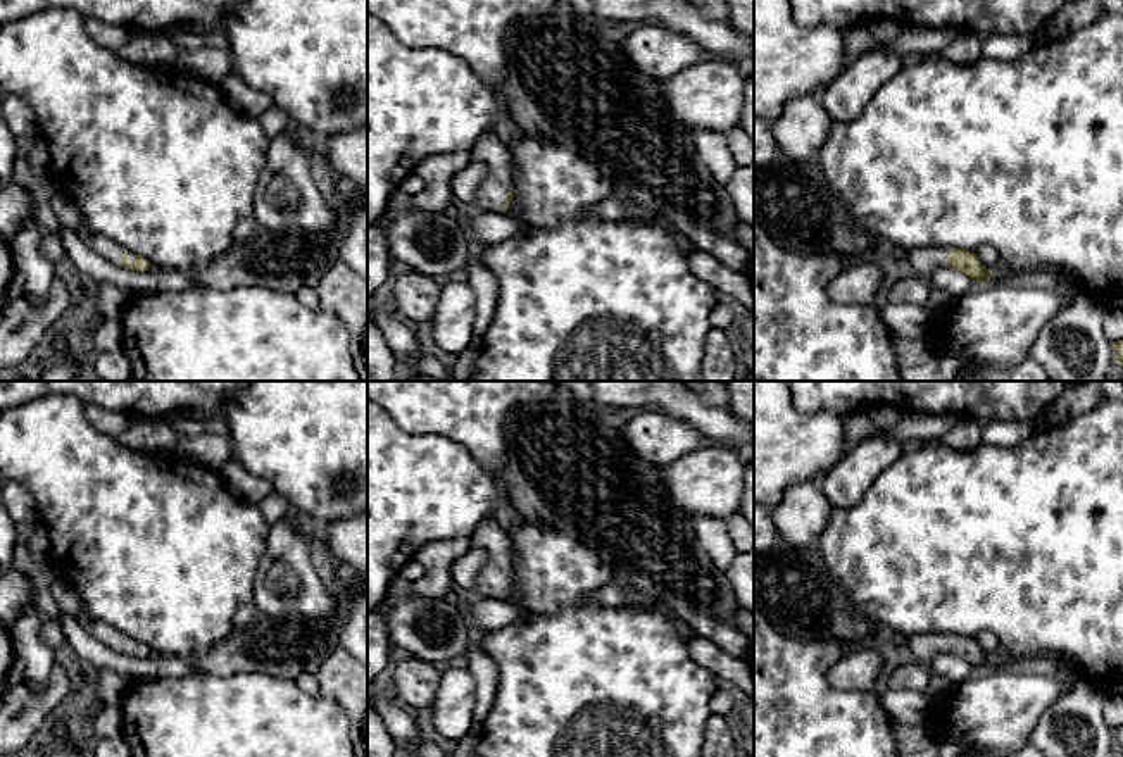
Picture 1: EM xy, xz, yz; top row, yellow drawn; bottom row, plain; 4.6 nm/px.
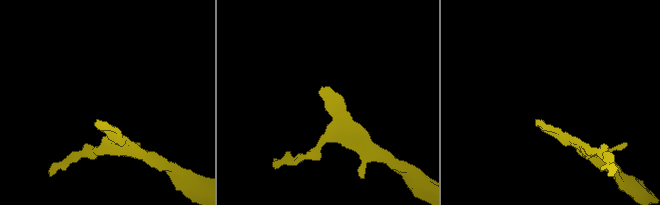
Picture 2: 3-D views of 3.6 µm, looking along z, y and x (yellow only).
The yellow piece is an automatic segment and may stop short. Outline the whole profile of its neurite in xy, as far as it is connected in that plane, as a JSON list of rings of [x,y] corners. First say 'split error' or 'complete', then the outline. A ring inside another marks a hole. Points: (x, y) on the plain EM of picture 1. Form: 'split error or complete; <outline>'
split error; [[[57,579],[52,585],[52,595],[60,609],[60,612],[72,616],[90,635],[93,635],[98,641],[107,645],[109,648],[145,659],[152,654],[152,650],[126,635],[119,629],[102,622],[100,619],[93,617],[86,607],[79,593],[62,579]]]

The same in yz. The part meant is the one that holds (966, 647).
split error; [[[918,633],[907,638],[918,664],[930,667],[937,654],[949,654],[964,659],[973,669],[988,669],[992,657],[987,655],[975,636],[956,633]]]

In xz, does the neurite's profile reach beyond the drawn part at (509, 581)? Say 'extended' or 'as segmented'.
extended

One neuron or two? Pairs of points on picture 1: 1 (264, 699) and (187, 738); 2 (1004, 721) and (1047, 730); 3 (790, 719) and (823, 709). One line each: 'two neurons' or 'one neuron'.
1: one neuron
2: two neurons
3: one neuron

